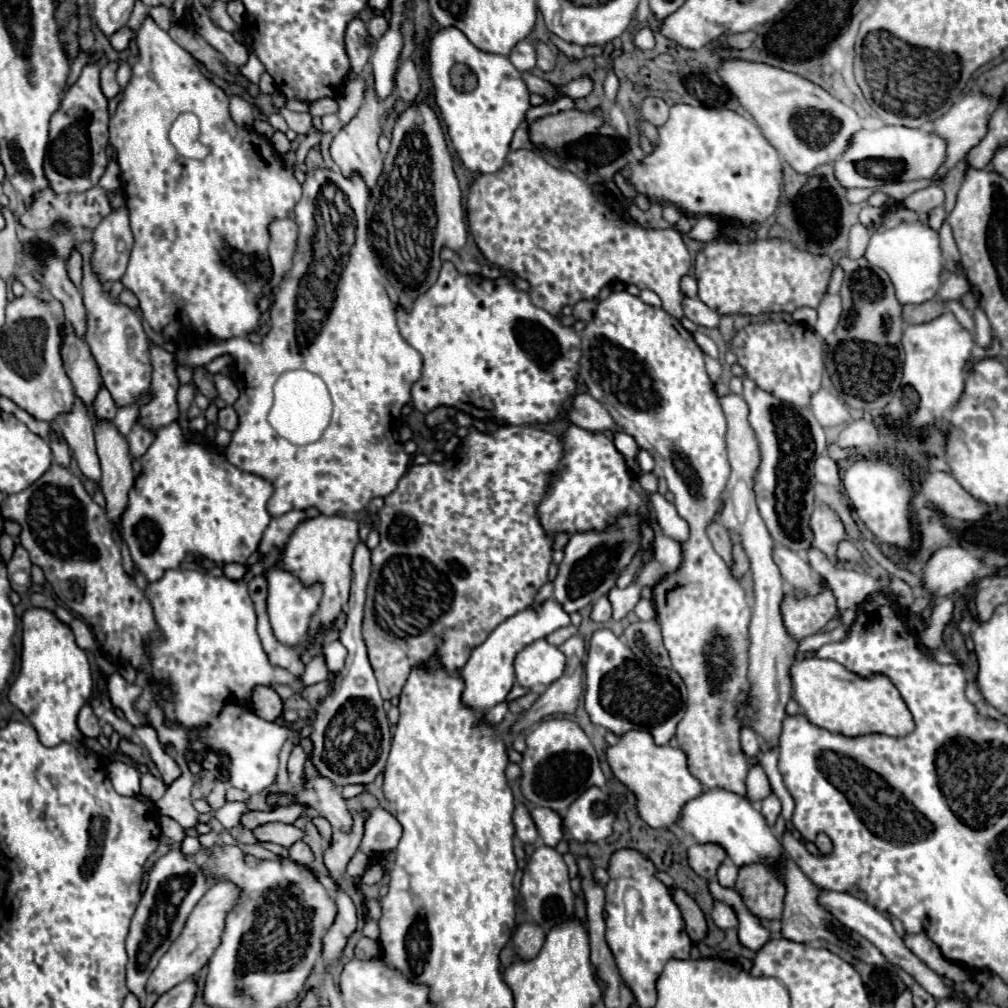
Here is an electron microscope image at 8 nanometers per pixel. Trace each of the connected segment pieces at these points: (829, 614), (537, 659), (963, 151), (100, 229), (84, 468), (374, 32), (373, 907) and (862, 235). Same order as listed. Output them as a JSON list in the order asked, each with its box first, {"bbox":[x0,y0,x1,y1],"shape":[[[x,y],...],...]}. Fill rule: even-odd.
[{"bbox":[781,576,837,640],"shape":[[[819,576],[819,582],[823,584],[823,590],[815,596],[799,598],[795,592],[789,592],[783,598],[781,614],[783,614],[785,630],[795,640],[823,632],[825,624],[835,616],[837,600],[823,576]]]},{"bbox":[515,640,563,688],"shape":[[[535,640],[515,658],[515,678],[525,688],[553,684],[563,674],[563,668],[563,652],[547,640]]]},{"bbox":[933,92,997,178],"shape":[[[983,92],[967,94],[957,104],[953,104],[945,116],[935,120],[933,132],[937,132],[947,142],[947,162],[943,164],[943,168],[939,170],[939,174],[935,178],[943,176],[949,168],[953,168],[961,158],[967,156],[967,152],[973,146],[977,146],[985,138],[985,134],[989,132],[989,118],[991,118],[991,112],[995,110],[995,106],[997,106],[997,100],[989,94],[983,94]]]},{"bbox":[93,206,133,280],"shape":[[[125,206],[113,208],[93,232],[95,252],[93,268],[101,280],[119,280],[127,268],[127,260],[133,246],[133,234],[129,226],[129,212]]]},{"bbox":[57,398,101,490],"shape":[[[75,398],[75,408],[71,414],[61,414],[57,424],[61,436],[69,444],[81,472],[101,490],[101,466],[99,456],[95,452],[95,438],[93,438],[93,422],[79,398]]]},{"bbox":[367,16,387,40],"shape":[[[383,16],[371,18],[369,24],[367,24],[367,28],[369,28],[369,34],[371,34],[375,40],[379,40],[379,38],[385,34],[385,30],[387,30],[387,20],[385,20]]]},{"bbox":[365,898,381,922],"shape":[[[369,898],[369,900],[365,900],[365,906],[367,906],[367,916],[369,916],[371,920],[379,922],[379,918],[381,918],[381,902],[379,902],[379,898]]]},{"bbox":[847,224,869,258],"shape":[[[855,224],[851,228],[851,234],[849,234],[849,252],[847,252],[847,256],[849,258],[861,258],[865,254],[867,242],[869,242],[869,228],[865,228],[863,224]]]}]

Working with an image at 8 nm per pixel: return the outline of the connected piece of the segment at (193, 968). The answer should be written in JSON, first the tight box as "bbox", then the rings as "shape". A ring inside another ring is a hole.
{"bbox":[147,880,239,994],"shape":[[[229,880],[217,882],[205,892],[205,896],[193,908],[193,912],[191,912],[181,936],[173,942],[173,946],[165,952],[165,956],[159,960],[157,968],[149,976],[147,992],[165,994],[167,990],[177,986],[179,982],[183,982],[183,980],[191,978],[193,974],[197,974],[209,962],[209,958],[213,956],[213,952],[219,946],[219,940],[223,936],[227,912],[231,912],[231,908],[235,906],[237,898],[239,898],[239,888],[235,888],[235,884],[231,884]]]}

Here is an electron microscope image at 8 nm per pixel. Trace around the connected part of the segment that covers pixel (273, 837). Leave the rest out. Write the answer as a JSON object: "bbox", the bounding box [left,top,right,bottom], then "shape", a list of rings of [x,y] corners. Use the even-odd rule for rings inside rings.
{"bbox":[253,822,305,848],"shape":[[[279,822],[259,826],[253,830],[253,834],[259,842],[273,842],[283,848],[291,848],[295,842],[303,840],[303,836],[305,836],[305,832],[299,830],[297,826],[287,826],[287,824],[279,824]]]}

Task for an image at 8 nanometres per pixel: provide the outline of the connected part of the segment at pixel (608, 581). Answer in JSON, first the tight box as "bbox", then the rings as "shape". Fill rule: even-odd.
{"bbox":[553,472,681,614],"shape":[[[647,472],[647,474],[641,476],[639,484],[641,484],[641,490],[645,492],[645,506],[649,510],[647,516],[641,516],[641,514],[635,514],[635,512],[623,512],[623,514],[617,516],[617,520],[609,522],[603,530],[587,530],[587,532],[571,534],[571,538],[565,546],[565,556],[563,556],[565,562],[559,564],[559,574],[553,580],[553,586],[555,586],[553,598],[559,604],[563,604],[563,608],[569,614],[577,612],[577,610],[585,608],[587,604],[591,604],[593,600],[605,596],[617,584],[617,578],[625,572],[627,564],[631,564],[633,556],[641,548],[641,540],[643,540],[641,530],[643,530],[643,526],[649,526],[655,532],[655,538],[653,538],[655,560],[663,566],[663,570],[673,572],[679,566],[681,546],[679,546],[679,542],[675,542],[673,538],[667,538],[663,534],[663,530],[657,524],[653,504],[651,504],[651,496],[657,492],[659,480],[653,472]]]}

